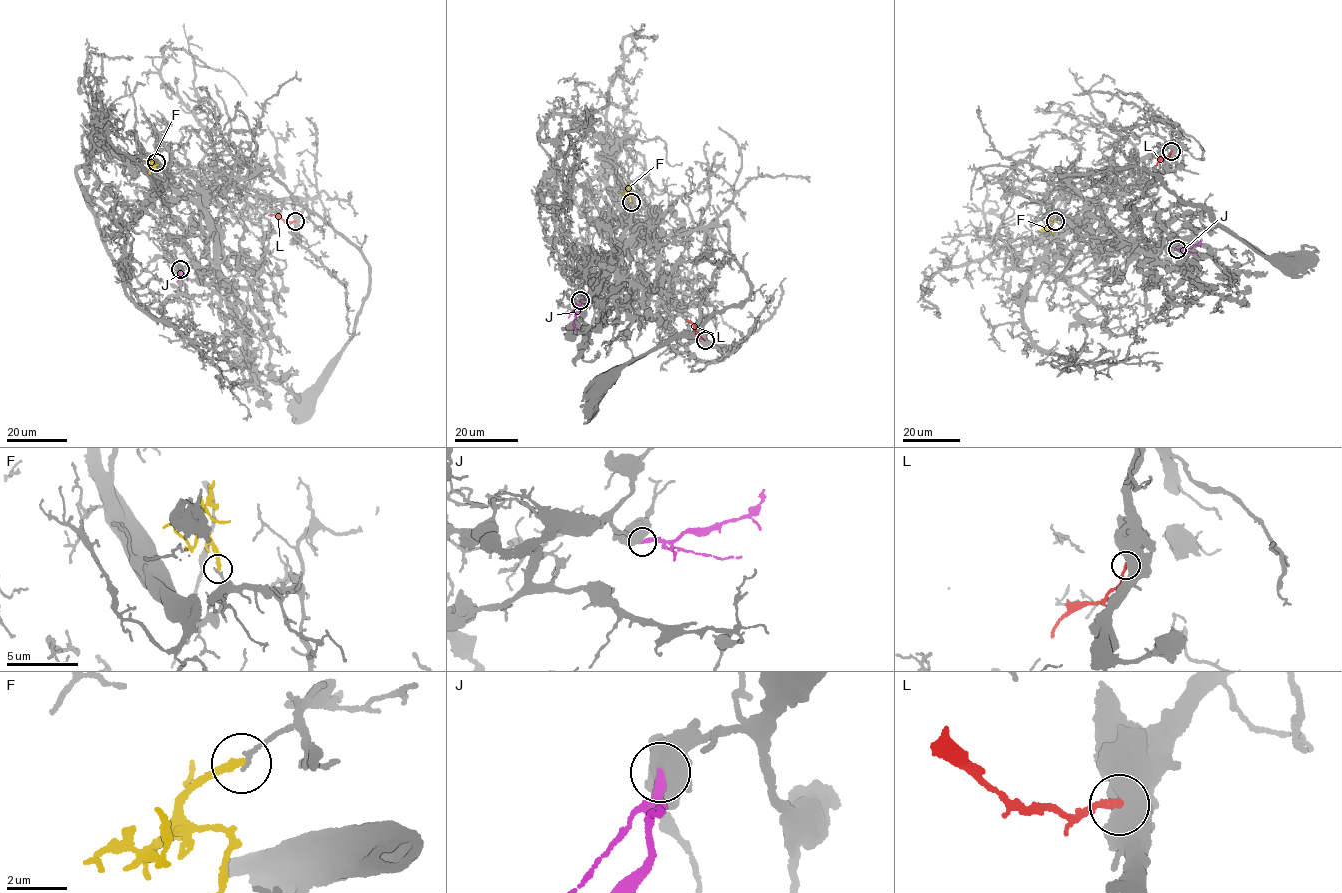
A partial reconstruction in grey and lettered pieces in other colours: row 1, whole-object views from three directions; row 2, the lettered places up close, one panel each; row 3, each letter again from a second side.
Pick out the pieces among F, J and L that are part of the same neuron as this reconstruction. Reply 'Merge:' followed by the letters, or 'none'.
Merge: J

